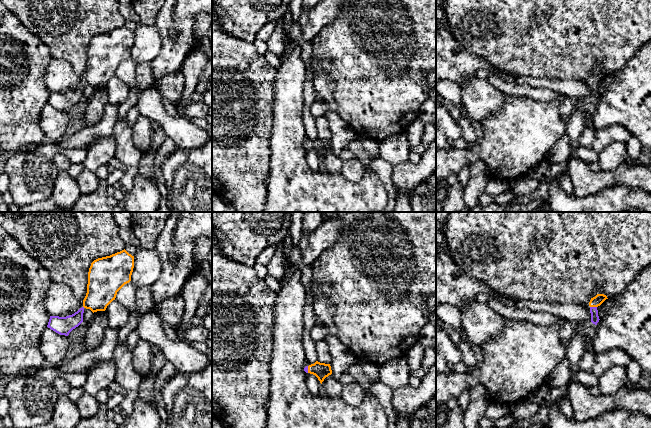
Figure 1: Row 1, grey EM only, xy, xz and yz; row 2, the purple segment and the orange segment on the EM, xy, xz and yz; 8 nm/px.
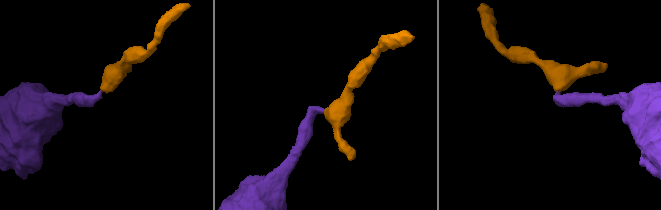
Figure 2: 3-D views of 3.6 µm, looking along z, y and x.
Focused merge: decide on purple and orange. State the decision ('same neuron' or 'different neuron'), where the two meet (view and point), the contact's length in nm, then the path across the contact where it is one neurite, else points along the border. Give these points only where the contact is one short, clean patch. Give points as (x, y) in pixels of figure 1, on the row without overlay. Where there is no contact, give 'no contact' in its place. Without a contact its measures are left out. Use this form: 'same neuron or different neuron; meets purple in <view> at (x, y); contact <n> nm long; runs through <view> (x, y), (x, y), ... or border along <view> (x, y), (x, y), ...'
same neuron; meets purple in yz at (593, 83); contact 60 nm long; runs through yz (595, 95), (593, 83), (596, 77)

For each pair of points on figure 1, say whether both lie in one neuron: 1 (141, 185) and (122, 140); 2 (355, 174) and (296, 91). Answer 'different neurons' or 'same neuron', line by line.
1: different neurons
2: different neurons

